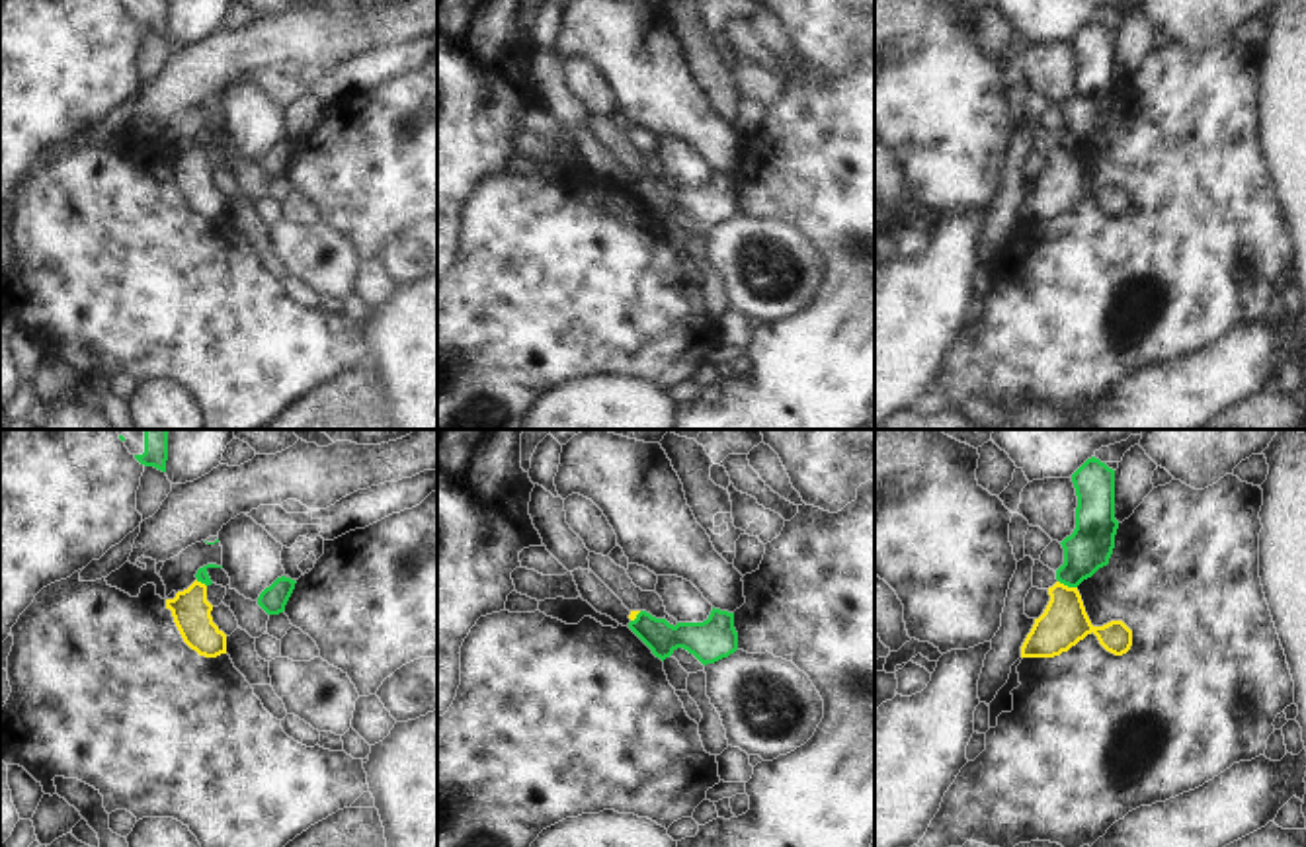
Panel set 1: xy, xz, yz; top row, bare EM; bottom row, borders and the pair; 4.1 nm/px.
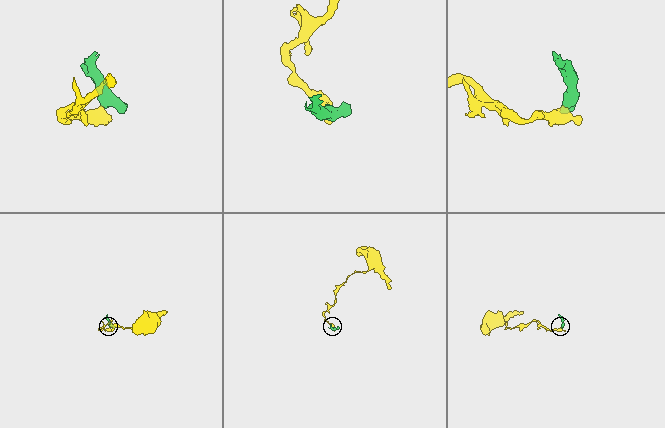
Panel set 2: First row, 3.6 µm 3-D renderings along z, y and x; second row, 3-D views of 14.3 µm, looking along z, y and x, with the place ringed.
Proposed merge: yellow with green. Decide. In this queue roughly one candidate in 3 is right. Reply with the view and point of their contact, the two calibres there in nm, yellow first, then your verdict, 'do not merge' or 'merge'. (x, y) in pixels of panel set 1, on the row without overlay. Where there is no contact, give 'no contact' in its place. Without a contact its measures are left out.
meets yellow in yz at (1066, 149); 190 nm thick on the yellow side, 190 nm on the other; do not merge

